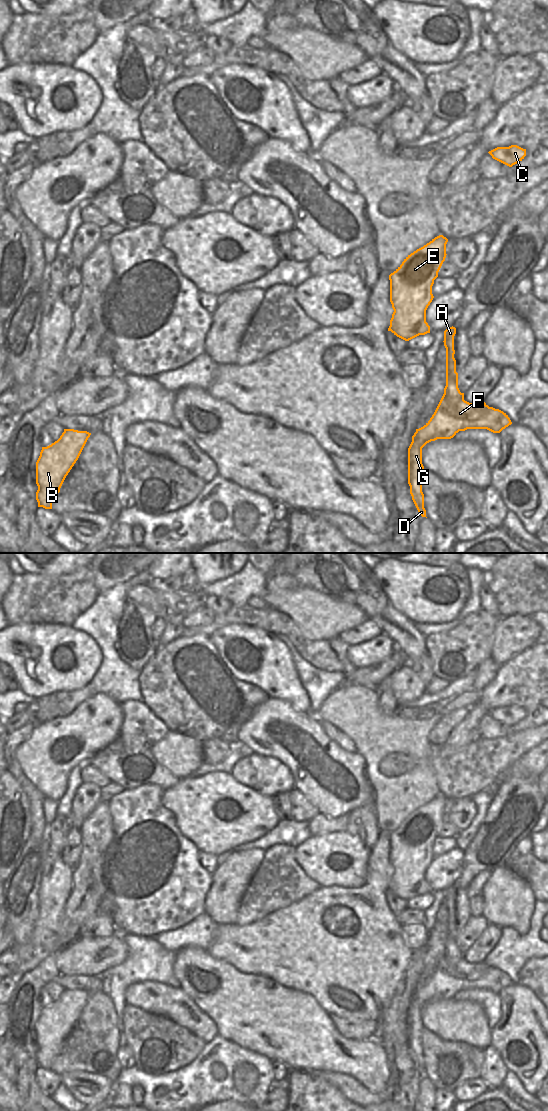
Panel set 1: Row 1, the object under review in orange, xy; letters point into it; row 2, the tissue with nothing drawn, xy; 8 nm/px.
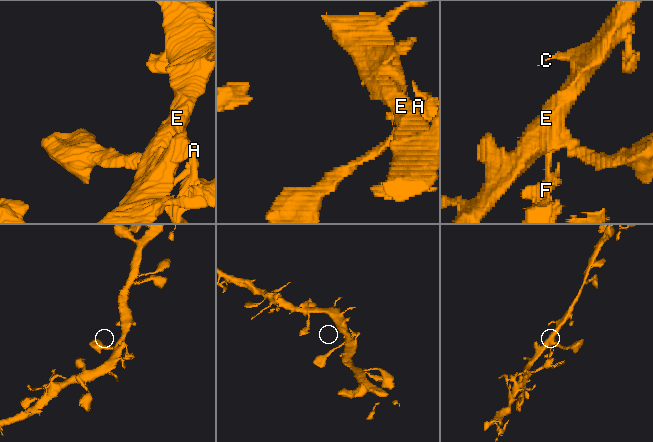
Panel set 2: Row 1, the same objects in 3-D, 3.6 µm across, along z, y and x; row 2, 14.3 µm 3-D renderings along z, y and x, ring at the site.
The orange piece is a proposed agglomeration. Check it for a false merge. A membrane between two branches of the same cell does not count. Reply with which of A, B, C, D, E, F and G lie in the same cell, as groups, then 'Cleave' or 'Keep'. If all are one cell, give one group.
Groups: A B C D E F G. Keep.

